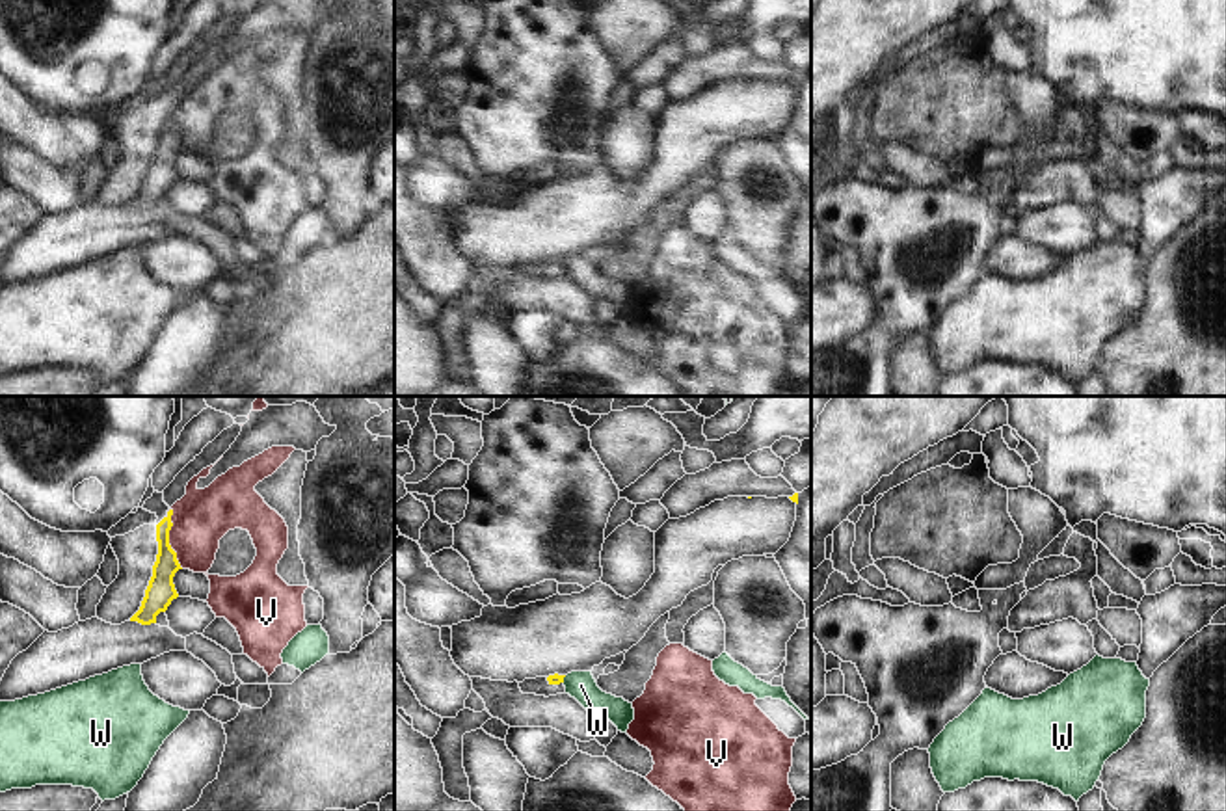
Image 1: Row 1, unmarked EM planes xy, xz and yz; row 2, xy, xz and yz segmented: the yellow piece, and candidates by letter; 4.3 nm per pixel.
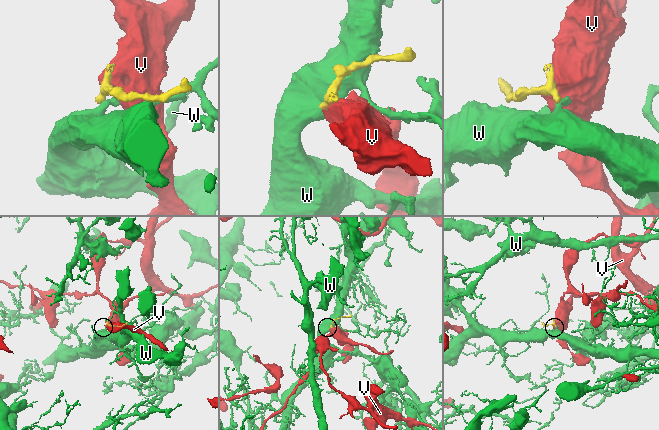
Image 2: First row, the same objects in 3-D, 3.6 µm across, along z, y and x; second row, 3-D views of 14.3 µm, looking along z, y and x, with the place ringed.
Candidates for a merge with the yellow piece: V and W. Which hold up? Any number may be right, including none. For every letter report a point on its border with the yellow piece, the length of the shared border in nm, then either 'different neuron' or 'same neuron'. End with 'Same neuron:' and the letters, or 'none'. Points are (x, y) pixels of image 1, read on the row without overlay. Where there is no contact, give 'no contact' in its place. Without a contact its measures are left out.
V: xy (168, 121) | 280 nm | different neuron
W: xz (562, 263) | 40 nm | different neuron
Same neuron: none

